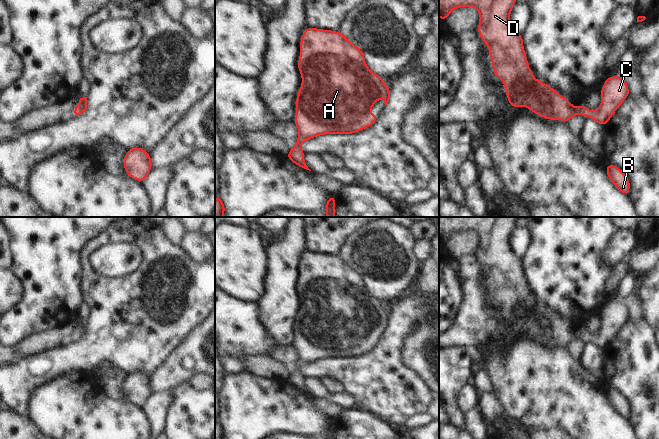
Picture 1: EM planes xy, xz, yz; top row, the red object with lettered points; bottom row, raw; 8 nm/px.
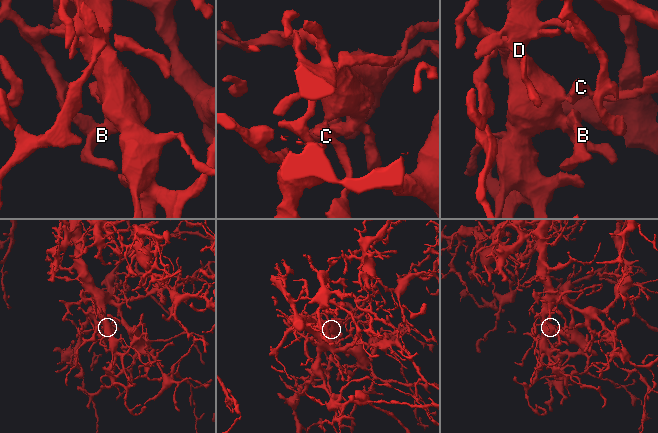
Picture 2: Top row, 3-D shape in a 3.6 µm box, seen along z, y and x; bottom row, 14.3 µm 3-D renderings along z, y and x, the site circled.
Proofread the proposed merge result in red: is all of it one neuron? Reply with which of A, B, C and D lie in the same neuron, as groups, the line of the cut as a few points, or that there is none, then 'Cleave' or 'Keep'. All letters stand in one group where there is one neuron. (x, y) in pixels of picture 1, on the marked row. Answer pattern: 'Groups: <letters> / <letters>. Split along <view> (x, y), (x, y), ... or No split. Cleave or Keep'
Groups: A B C D. No split. Keep

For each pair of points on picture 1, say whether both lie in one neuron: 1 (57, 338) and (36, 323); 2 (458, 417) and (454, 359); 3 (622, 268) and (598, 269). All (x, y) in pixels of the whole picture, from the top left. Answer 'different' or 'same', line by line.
1: different
2: same
3: different

